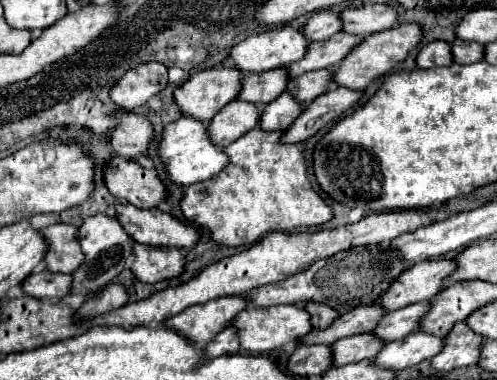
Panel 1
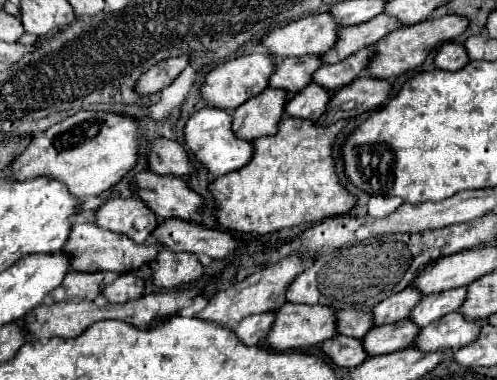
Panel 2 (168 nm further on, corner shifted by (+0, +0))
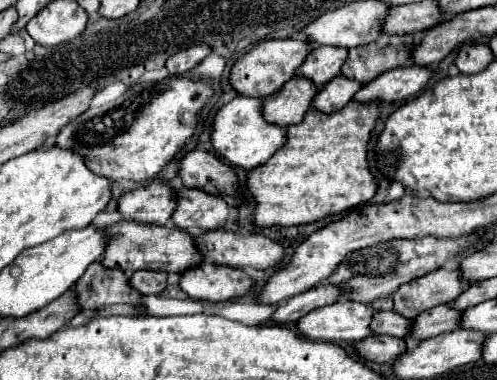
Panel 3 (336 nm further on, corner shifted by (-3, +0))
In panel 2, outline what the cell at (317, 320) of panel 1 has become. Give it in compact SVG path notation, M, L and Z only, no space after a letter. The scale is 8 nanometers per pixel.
M350 308L350 310L336 310L334 314L338 314L338 330L336 330L336 334L362 338L374 326L372 316L368 312L358 312L358 310Z

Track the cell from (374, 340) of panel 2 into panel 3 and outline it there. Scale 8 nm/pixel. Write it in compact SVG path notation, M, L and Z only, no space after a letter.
M441 304L431 310L425 310L415 318L415 324L411 328L411 338L425 340L439 336L443 332L451 332L457 328L457 322L461 322L461 314L463 312L453 310L449 304Z

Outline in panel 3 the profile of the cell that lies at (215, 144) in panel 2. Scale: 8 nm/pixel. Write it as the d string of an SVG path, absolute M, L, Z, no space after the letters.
M237 96L217 112L211 142L225 162L229 162L231 166L253 170L265 164L265 160L269 160L269 156L273 156L275 150L287 142L287 128L271 124L263 118L263 100Z

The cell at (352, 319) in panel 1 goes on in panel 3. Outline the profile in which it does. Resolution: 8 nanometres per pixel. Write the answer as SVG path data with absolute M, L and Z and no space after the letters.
M437 268L421 278L413 278L413 282L407 282L395 292L395 312L405 318L417 318L417 314L429 308L453 302L469 286L471 282L463 280L459 270Z

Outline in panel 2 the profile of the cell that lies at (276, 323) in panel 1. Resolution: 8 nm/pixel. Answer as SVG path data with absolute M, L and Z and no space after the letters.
M286 302L278 310L272 310L272 314L274 314L274 326L272 326L272 330L268 330L268 334L264 338L264 344L272 350L278 350L278 352L310 348L310 346L320 344L320 342L324 342L324 340L328 340L336 334L334 312L326 306L318 306L318 304L308 306L308 304Z

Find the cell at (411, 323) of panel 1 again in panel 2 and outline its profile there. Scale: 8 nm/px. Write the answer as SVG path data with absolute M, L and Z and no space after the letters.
M454 288L440 294L424 296L422 302L418 302L418 306L414 308L414 312L410 312L410 320L414 320L414 324L420 328L428 326L430 322L442 318L444 314L458 310L464 298L466 298L466 288Z

